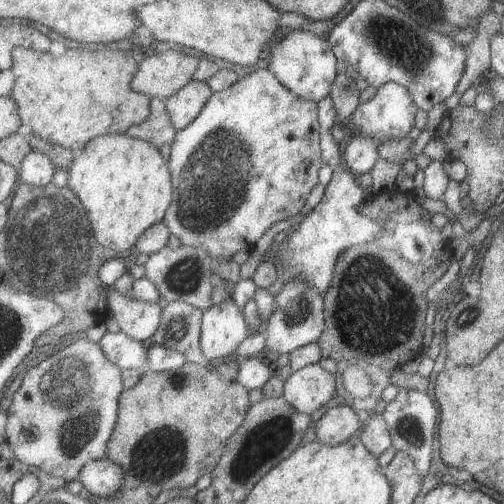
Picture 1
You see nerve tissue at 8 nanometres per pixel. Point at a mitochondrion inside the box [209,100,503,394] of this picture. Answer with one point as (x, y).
(367, 313)

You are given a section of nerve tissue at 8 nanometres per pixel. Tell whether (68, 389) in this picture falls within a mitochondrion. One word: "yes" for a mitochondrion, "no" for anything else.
yes

